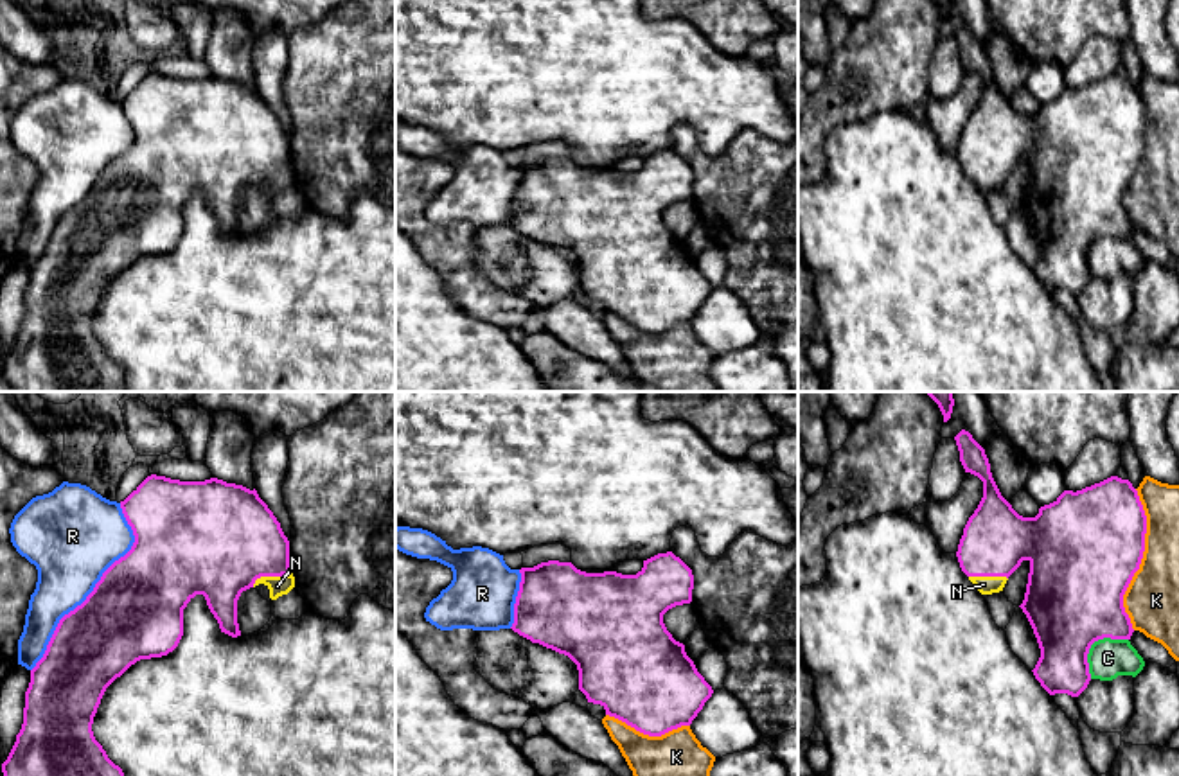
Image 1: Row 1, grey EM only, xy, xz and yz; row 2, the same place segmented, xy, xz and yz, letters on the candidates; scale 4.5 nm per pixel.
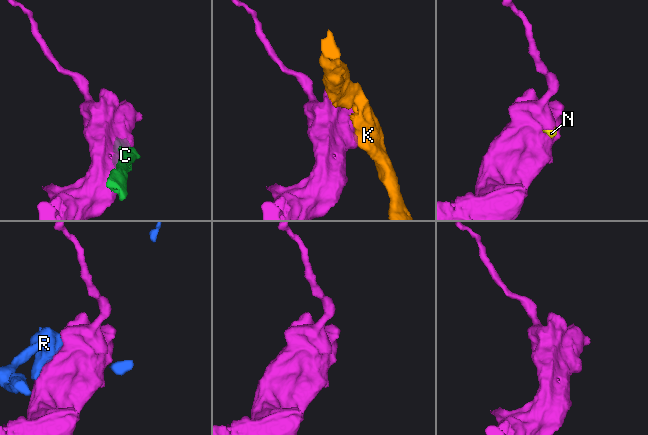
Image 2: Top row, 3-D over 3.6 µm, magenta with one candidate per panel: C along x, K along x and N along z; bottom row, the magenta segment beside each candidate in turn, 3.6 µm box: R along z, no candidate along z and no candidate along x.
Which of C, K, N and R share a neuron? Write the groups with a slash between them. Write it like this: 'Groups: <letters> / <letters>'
Groups: C / K / N / R

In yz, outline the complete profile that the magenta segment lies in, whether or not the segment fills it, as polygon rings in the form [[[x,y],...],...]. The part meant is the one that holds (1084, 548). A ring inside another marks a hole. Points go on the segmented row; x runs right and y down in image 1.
[[[962,429],[954,440],[965,472],[983,481],[983,498],[969,517],[958,544],[956,557],[960,568],[981,595],[992,595],[1003,591],[1008,577],[1023,560],[1030,562],[1026,593],[1019,607],[1026,614],[1041,648],[1041,657],[1032,672],[1050,695],[1068,693],[1078,697],[1091,681],[1087,663],[1091,645],[1104,638],[1130,639],[1134,632],[1123,607],[1123,595],[1134,573],[1139,569],[1145,551],[1147,516],[1138,490],[1129,480],[1111,476],[1077,492],[1064,490],[1053,503],[1041,507],[1035,517],[1023,517],[1001,496],[992,478],[985,449],[972,435]]]

